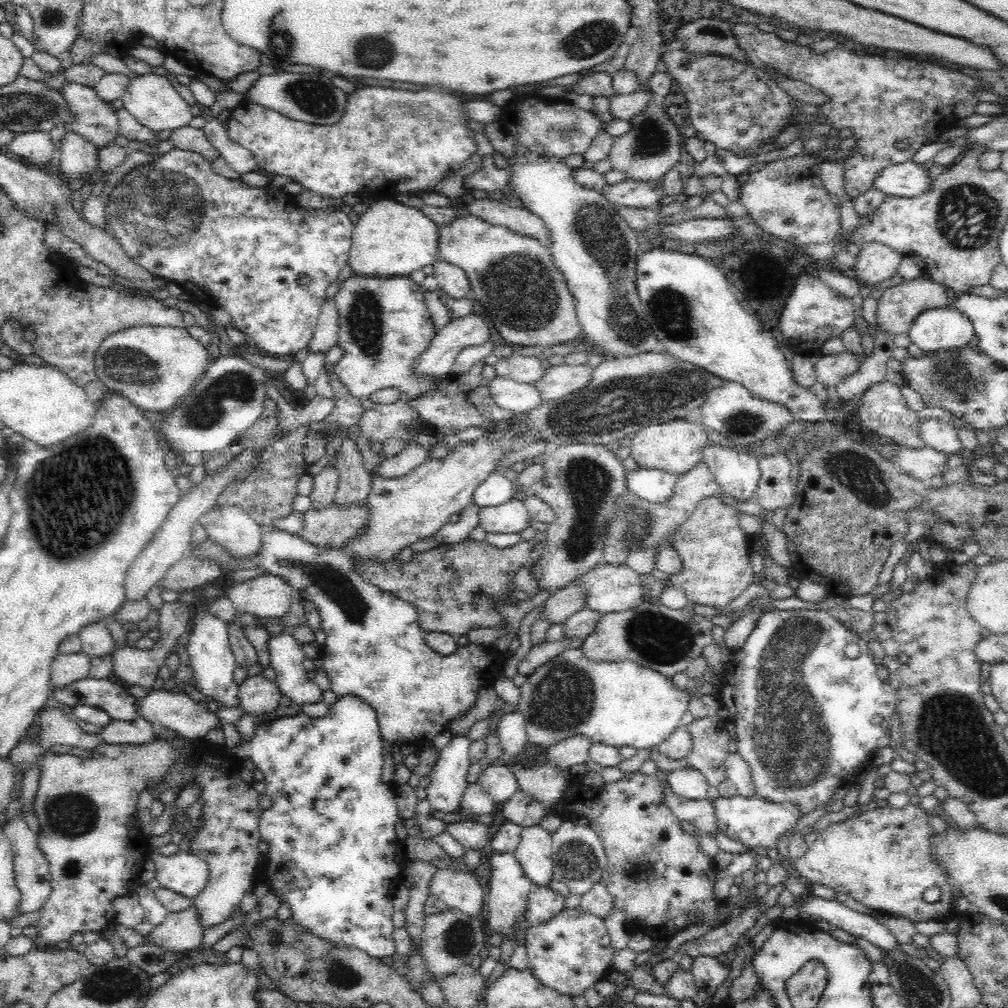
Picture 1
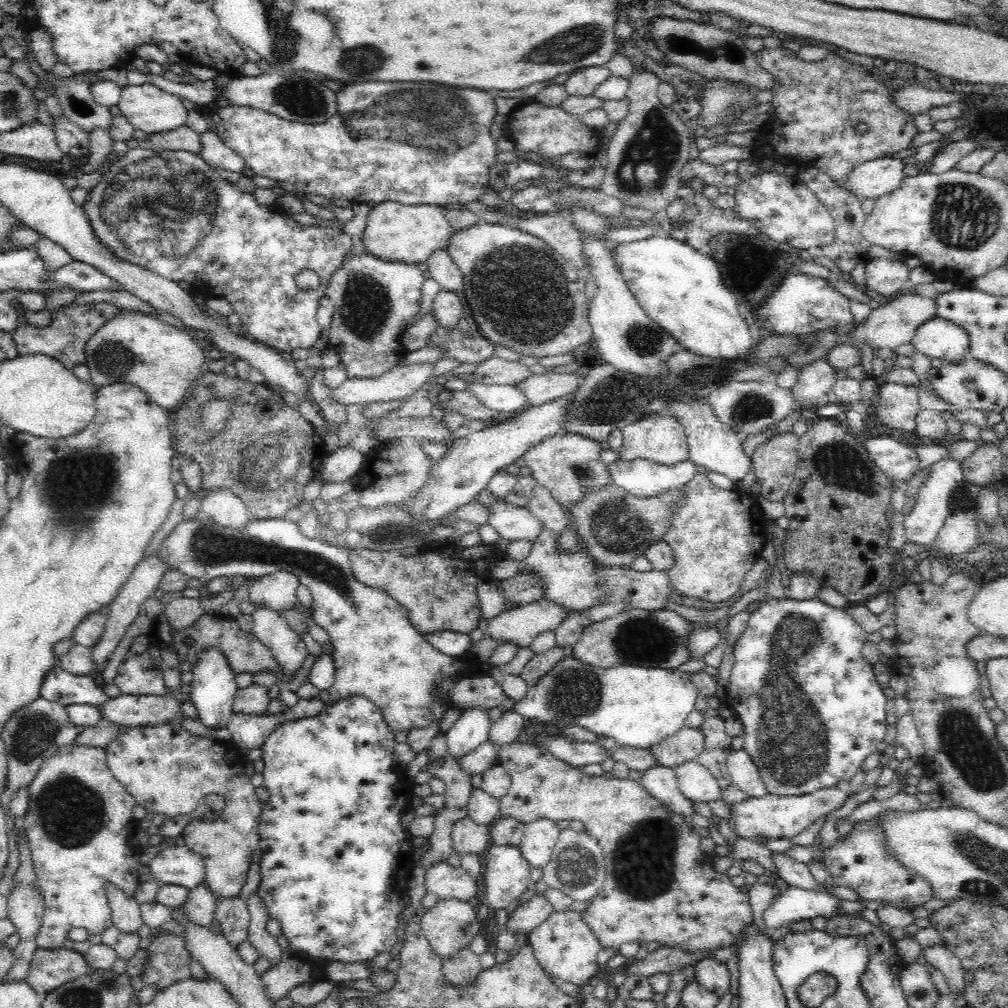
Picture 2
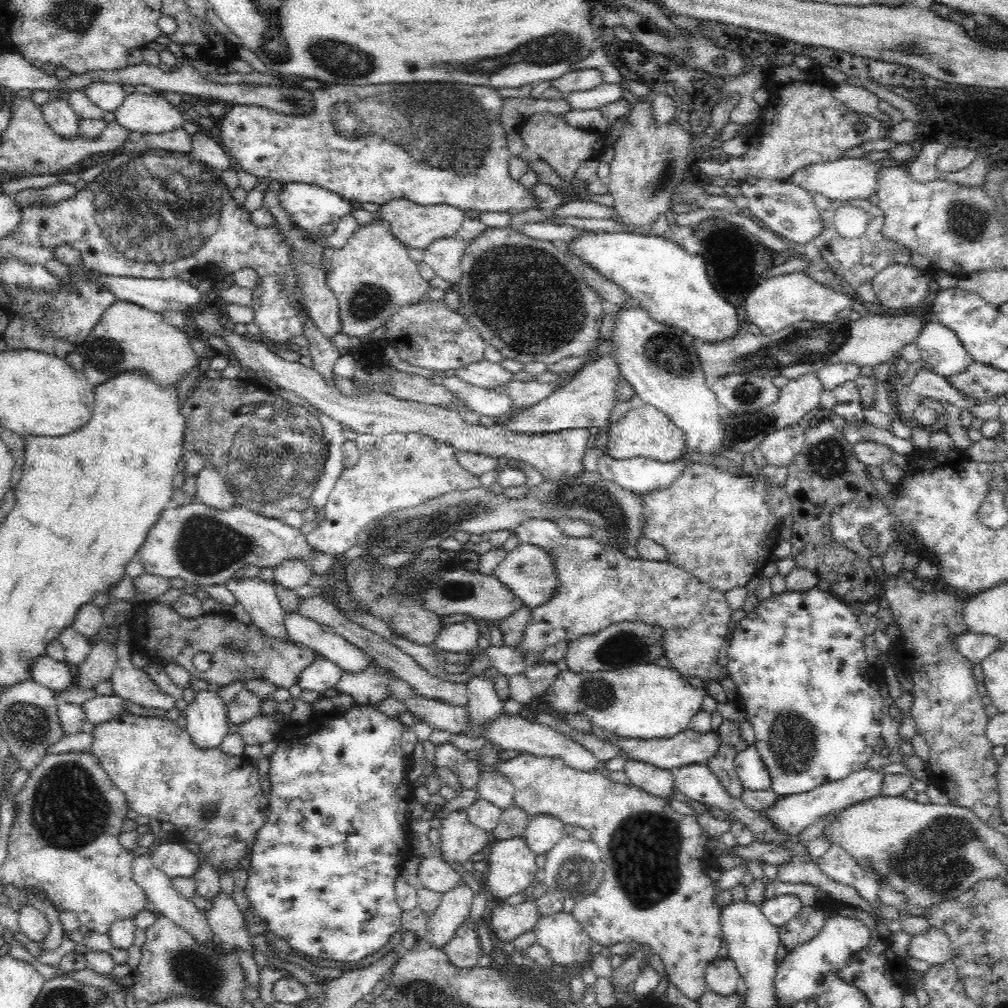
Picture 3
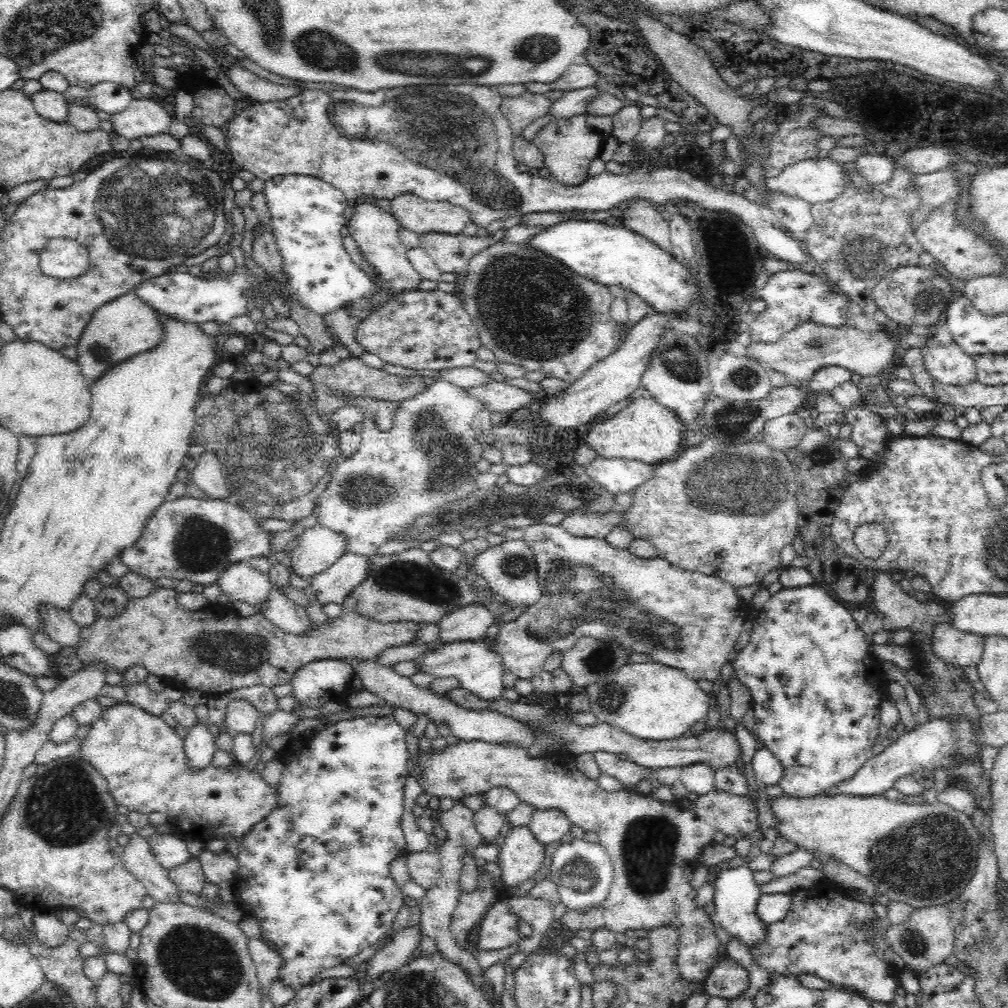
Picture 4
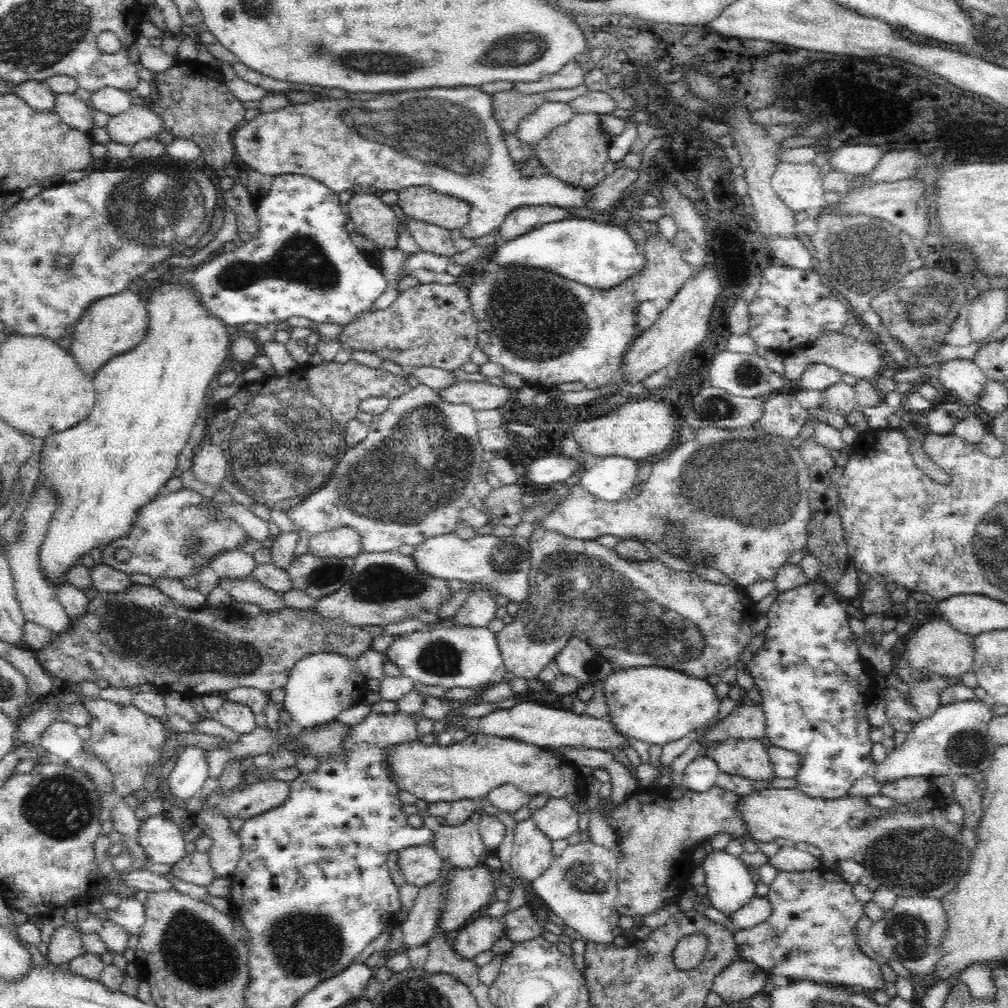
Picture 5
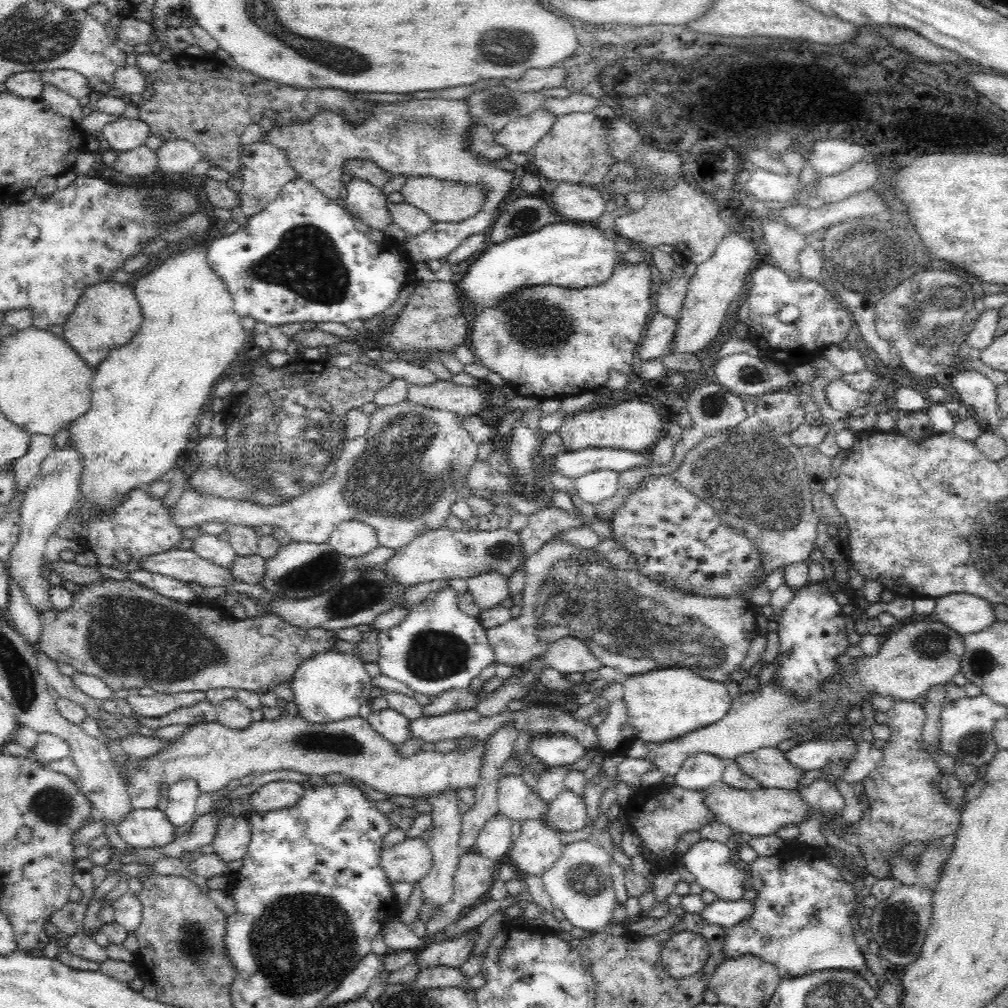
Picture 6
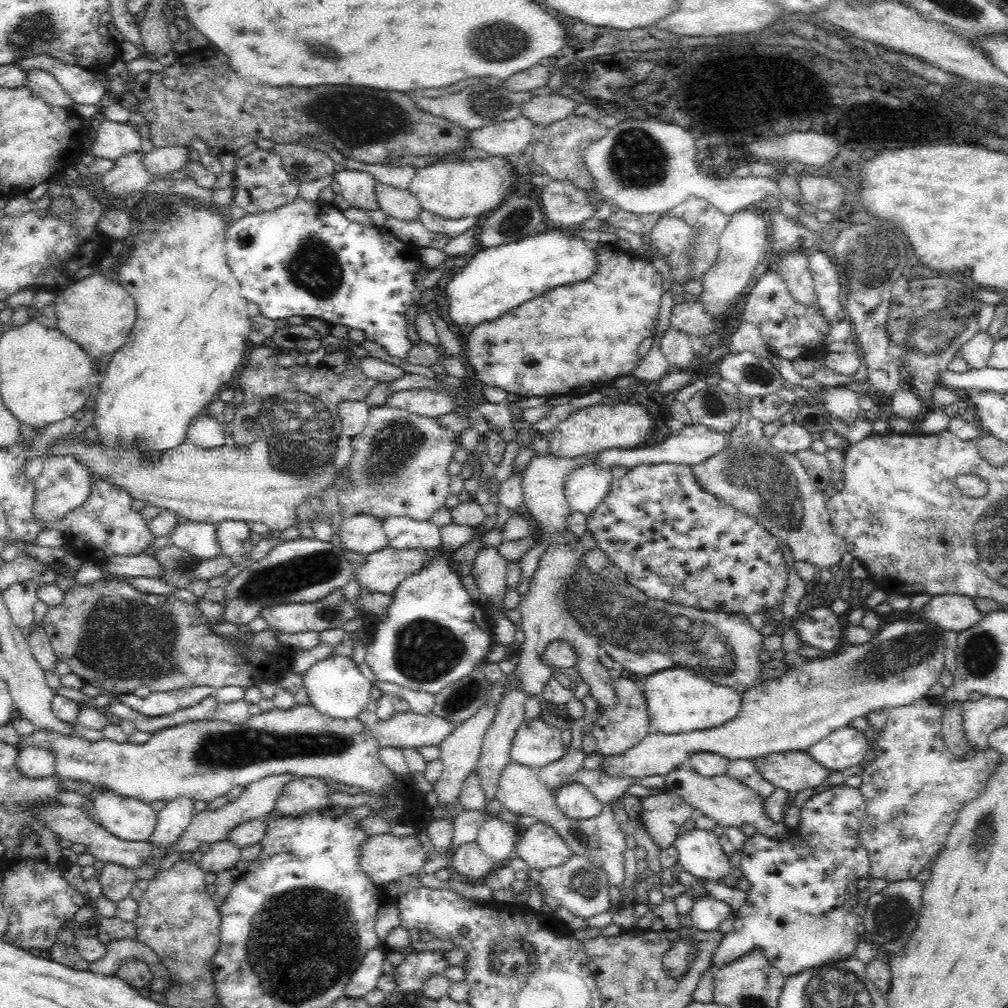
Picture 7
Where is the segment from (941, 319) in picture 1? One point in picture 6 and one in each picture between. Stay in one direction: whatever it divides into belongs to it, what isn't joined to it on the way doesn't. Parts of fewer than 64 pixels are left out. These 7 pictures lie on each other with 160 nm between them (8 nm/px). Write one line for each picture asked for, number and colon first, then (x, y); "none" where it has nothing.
2: (936, 338)
3: (941, 351)
4: (949, 365)
5: (963, 376)
6: (976, 390)

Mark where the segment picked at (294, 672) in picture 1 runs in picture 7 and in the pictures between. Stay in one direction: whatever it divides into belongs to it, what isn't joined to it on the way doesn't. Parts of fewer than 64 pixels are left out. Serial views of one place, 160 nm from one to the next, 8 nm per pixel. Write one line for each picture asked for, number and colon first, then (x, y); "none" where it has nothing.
2: (269, 626)
3: (258, 597)
4: (239, 581)
5: (235, 564)
6: (210, 547)
7: (197, 537)

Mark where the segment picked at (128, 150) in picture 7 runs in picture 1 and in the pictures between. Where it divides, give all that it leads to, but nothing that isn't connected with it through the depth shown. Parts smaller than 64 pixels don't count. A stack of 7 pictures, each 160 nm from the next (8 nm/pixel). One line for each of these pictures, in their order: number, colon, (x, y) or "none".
1: (150, 99)
2: (148, 108)
3: (147, 114)
4: (144, 117)
5: (138, 123)
6: (124, 134)

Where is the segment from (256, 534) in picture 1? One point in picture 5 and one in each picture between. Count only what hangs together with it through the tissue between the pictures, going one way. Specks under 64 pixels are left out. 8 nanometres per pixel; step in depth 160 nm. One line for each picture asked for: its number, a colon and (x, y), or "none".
2: (220, 504)
3: (211, 489)
4: (208, 475)
5: (209, 464)

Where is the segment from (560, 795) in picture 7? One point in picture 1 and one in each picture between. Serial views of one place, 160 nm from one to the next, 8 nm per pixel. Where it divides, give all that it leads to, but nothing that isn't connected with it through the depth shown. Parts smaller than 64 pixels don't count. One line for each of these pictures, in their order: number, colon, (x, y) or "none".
1: (534, 853)
2: (541, 835)
3: (543, 831)
4: (551, 824)
5: (558, 819)
6: (567, 812)

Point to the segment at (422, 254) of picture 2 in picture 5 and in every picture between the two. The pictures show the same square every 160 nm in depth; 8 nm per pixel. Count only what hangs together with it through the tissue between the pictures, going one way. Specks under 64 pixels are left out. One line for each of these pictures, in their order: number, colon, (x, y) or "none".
3: (416, 226)
4: (411, 212)
5: (420, 202)

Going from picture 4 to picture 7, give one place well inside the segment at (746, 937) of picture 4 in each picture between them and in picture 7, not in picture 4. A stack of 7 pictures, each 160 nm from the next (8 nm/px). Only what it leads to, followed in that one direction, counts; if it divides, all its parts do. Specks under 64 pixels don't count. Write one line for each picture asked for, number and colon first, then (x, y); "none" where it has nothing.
5: (729, 885)
6: (708, 861)
7: (699, 852)

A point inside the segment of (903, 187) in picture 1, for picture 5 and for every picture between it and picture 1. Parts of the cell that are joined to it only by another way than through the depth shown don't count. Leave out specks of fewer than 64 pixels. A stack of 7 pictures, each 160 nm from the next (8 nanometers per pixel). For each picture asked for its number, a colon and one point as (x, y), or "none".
2: (873, 179)
3: (844, 179)
4: (814, 181)
5: (800, 186)

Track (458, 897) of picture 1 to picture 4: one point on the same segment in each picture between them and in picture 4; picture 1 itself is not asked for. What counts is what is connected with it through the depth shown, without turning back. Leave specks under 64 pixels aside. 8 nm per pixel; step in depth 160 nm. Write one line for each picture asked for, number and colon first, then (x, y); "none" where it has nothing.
2: (446, 881)
3: (434, 874)
4: (424, 867)

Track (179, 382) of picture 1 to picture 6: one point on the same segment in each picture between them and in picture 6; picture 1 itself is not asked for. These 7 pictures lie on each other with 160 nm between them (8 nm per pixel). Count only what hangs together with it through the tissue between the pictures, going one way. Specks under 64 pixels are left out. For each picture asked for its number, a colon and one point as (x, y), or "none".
2: (136, 348)
3: (127, 337)
4: (123, 327)
5: (112, 325)
6: (106, 316)

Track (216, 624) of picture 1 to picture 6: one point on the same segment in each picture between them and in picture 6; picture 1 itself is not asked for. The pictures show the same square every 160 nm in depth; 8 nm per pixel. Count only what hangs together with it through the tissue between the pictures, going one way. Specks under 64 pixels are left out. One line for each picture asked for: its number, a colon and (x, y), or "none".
2: (213, 687)
3: (207, 725)
4: (198, 746)
5: (190, 771)
6: (180, 809)

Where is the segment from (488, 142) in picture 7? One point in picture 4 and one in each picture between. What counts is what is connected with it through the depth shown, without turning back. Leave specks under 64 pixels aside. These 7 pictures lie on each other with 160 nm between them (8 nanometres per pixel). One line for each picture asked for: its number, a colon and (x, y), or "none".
4: (573, 103)
5: (535, 127)
6: (520, 135)

